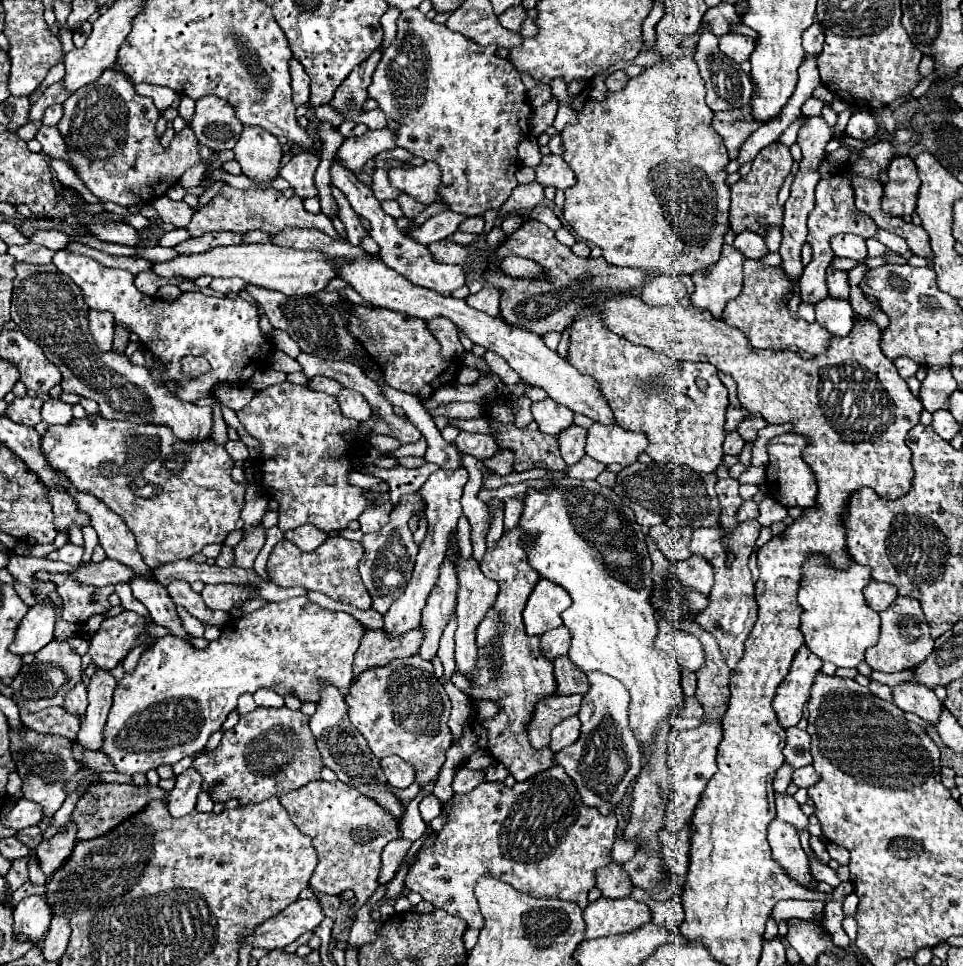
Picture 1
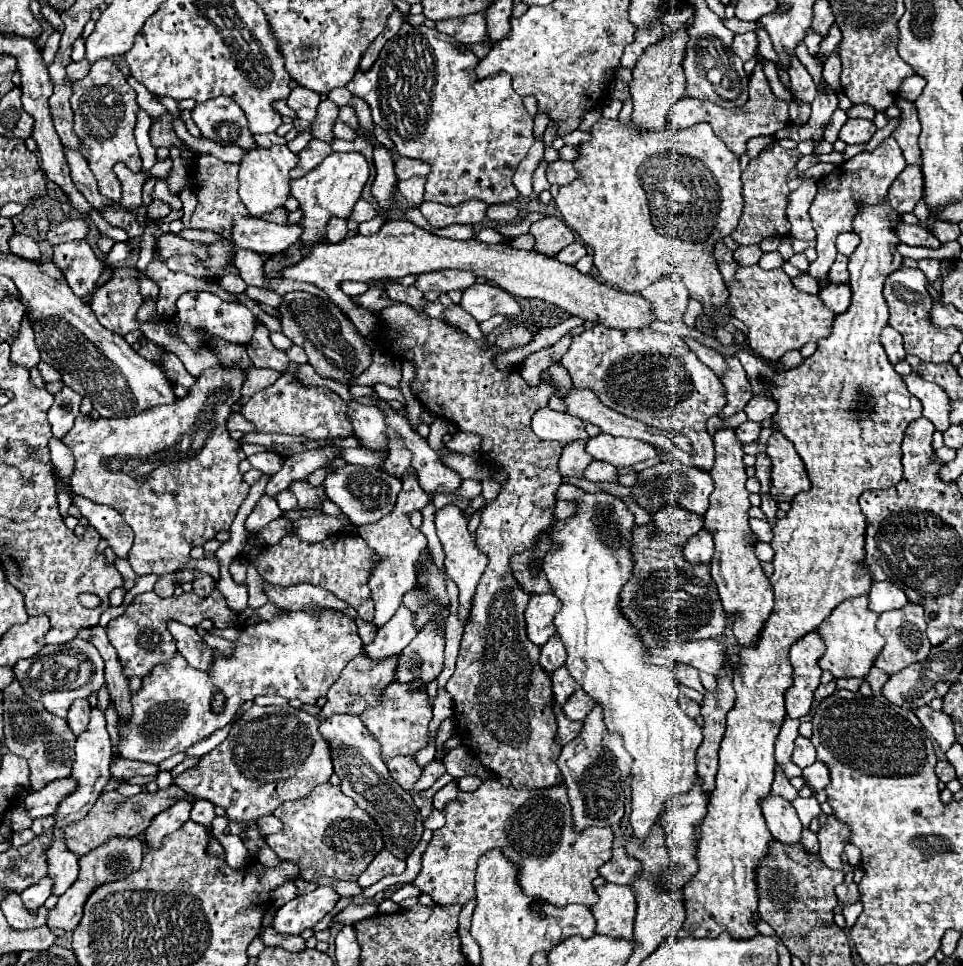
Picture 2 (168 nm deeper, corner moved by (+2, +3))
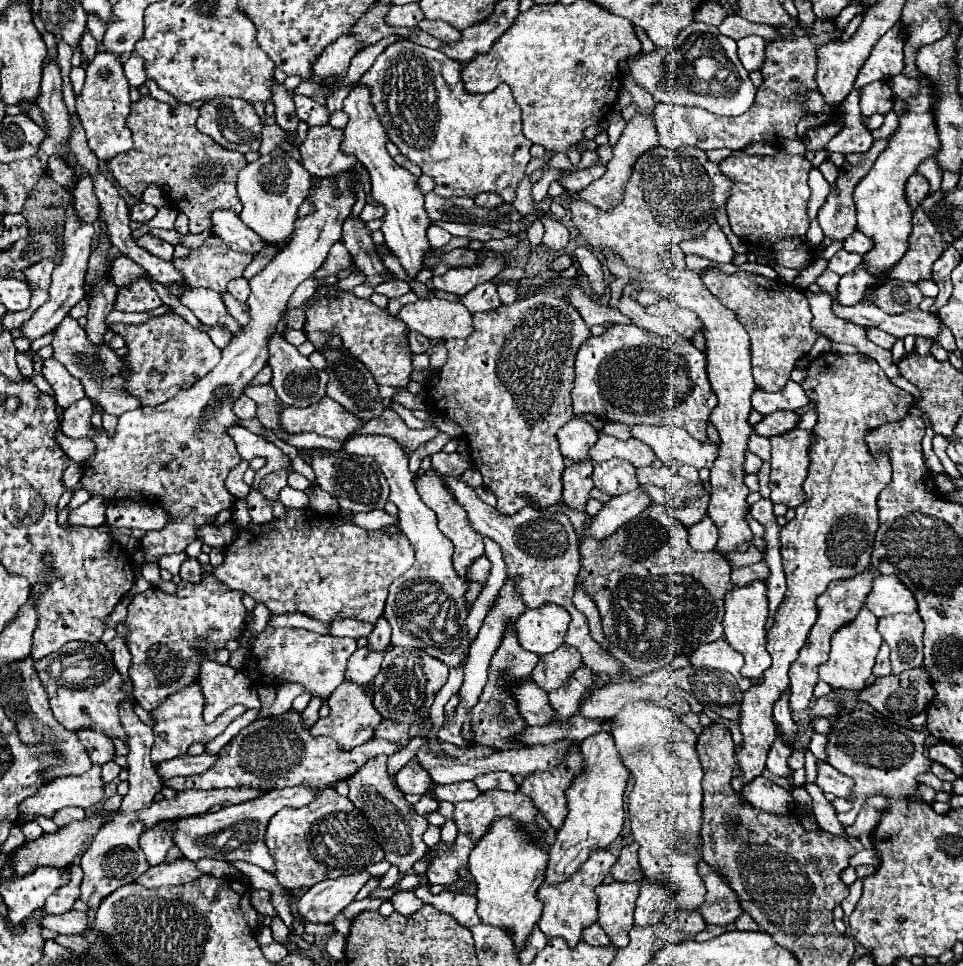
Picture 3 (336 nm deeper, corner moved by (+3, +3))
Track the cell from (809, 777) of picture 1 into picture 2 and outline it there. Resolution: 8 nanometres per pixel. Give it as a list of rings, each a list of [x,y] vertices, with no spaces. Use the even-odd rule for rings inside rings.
[[[817,760],[815,764],[811,764],[809,768],[803,770],[803,778],[811,788],[821,790],[821,788],[825,788],[829,784],[829,770],[827,770],[827,766],[823,762]]]

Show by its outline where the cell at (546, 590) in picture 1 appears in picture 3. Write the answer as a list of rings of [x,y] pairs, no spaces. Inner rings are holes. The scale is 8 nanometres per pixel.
[[[546,604],[540,608],[526,608],[516,620],[516,632],[524,650],[544,656],[564,642],[568,622],[568,610],[556,604]]]

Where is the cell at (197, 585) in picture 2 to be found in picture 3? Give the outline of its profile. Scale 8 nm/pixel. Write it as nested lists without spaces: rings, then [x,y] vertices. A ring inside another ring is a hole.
[[[188,558],[182,568],[180,568],[180,576],[186,582],[200,582],[202,580],[202,570],[200,570],[200,562],[196,558]]]

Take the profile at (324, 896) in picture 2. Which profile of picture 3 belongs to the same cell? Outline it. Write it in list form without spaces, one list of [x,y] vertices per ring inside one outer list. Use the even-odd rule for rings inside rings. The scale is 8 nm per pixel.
[[[360,872],[356,876],[342,876],[336,880],[322,880],[314,884],[300,900],[296,920],[304,922],[332,922],[368,882],[370,874]]]

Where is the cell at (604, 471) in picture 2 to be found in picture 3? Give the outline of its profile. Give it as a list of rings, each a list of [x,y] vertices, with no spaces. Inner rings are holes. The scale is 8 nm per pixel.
[[[606,460],[594,464],[594,486],[610,496],[620,496],[636,490],[640,484],[636,482],[636,468],[624,460]]]

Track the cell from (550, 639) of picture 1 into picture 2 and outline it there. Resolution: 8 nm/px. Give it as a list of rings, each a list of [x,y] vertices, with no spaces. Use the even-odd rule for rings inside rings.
[[[553,636],[545,646],[541,646],[539,664],[541,664],[541,668],[543,668],[545,672],[551,674],[553,670],[565,666],[565,658],[567,658],[567,654],[565,654],[565,646],[563,646],[561,638]]]

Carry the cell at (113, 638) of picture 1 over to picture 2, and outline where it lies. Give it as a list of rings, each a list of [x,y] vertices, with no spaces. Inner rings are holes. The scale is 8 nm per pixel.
[[[217,588],[213,590],[213,594],[209,594],[205,598],[197,596],[195,592],[185,592],[179,598],[175,598],[175,596],[159,598],[155,592],[139,594],[127,606],[123,616],[111,620],[107,626],[109,642],[115,646],[119,660],[123,664],[123,670],[129,678],[131,676],[145,678],[153,670],[153,666],[165,664],[165,662],[169,662],[169,658],[173,658],[173,654],[177,654],[173,636],[167,630],[169,620],[181,622],[185,626],[197,626],[201,620],[211,620],[215,628],[237,626],[237,614],[227,606],[225,596]]]

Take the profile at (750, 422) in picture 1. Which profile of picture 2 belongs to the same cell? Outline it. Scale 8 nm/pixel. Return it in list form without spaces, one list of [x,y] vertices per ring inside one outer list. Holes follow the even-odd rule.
[[[759,394],[751,398],[751,402],[745,406],[745,412],[749,420],[763,422],[765,418],[771,418],[777,412],[777,402],[771,394]]]

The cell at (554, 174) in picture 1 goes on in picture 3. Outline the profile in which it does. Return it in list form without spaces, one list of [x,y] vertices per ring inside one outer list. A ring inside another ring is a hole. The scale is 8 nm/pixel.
[[[590,166],[584,170],[572,170],[572,172],[564,172],[558,178],[558,184],[562,184],[568,192],[580,192],[584,190],[590,182],[598,180],[604,174],[604,166]]]

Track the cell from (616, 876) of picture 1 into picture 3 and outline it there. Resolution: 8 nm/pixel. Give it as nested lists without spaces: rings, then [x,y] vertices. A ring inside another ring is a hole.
[[[636,842],[622,848],[616,864],[610,870],[610,876],[616,882],[636,882],[636,880],[644,878],[644,872],[642,872],[642,868],[638,864],[638,854],[636,852],[638,852]]]

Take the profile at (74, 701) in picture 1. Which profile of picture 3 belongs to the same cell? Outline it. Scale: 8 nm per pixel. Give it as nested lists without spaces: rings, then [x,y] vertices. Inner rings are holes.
[[[80,728],[80,730],[76,730],[76,734],[78,734],[80,744],[86,748],[92,764],[104,764],[104,762],[112,760],[114,746],[106,734],[96,732],[92,728]]]

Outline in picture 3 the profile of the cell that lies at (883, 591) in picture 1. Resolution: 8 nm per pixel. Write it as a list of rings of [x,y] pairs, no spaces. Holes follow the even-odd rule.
[[[878,576],[866,598],[866,608],[874,616],[882,618],[898,612],[914,612],[916,600],[896,576]]]

